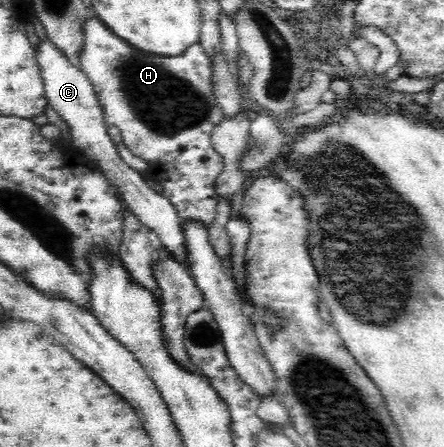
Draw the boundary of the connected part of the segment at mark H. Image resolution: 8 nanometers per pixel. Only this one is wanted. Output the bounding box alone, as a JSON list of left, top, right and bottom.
[78,16,225,228]

